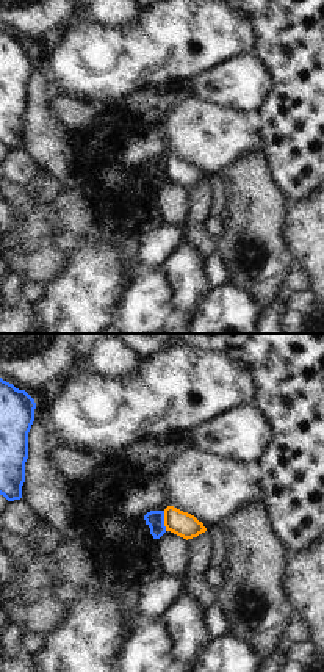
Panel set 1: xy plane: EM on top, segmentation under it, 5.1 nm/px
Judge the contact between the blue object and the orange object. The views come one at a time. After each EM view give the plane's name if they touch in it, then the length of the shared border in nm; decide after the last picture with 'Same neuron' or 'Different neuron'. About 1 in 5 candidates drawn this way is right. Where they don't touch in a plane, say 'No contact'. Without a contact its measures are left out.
Touches blue in xy. Shared border 110 nm

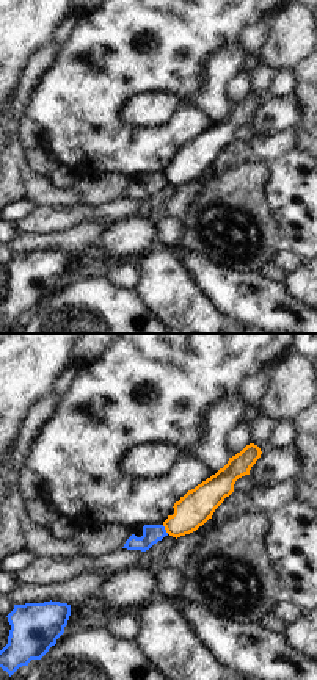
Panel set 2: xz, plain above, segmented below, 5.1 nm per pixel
Touches blue in xz. Shared border 60 nm

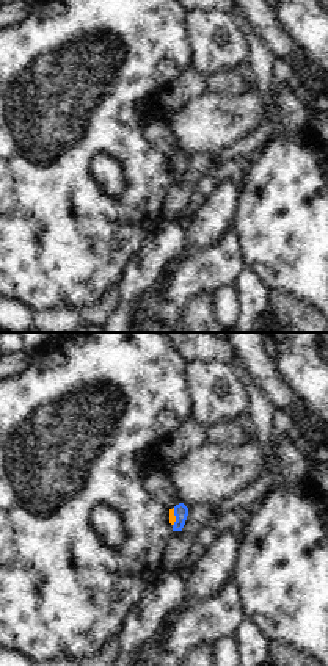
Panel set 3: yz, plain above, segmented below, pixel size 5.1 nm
Touches blue in yz. Shared border 100 nm

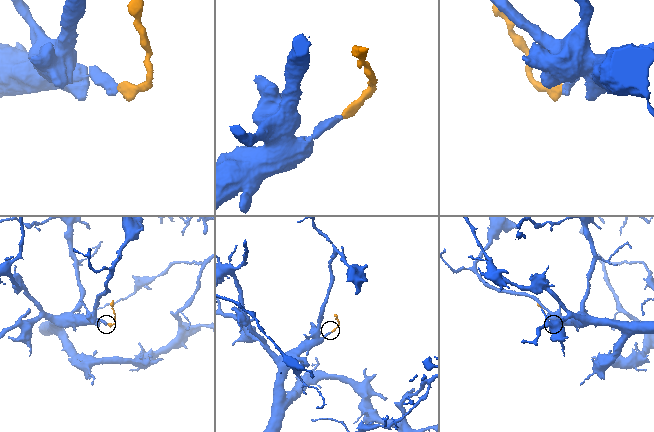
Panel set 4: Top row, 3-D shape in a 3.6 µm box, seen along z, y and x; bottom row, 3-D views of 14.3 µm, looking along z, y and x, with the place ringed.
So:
Different neuron

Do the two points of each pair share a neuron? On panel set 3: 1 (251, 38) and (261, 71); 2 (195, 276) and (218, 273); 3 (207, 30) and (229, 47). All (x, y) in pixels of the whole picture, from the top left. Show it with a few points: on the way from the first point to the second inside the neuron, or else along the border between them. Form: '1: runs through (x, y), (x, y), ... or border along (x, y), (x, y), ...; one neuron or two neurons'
1: runs through (256, 46), (261, 63); one neuron
2: runs through (201, 273), (212, 273); one neuron
3: runs through (212, 35), (225, 47); one neuron

